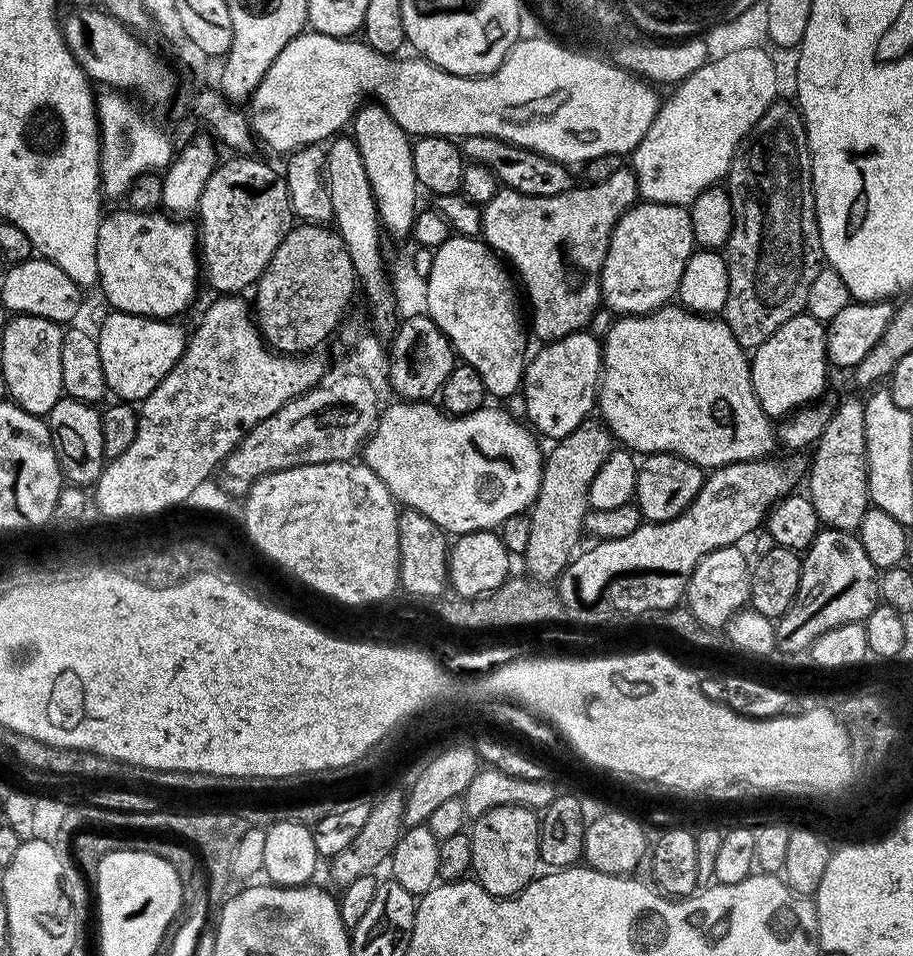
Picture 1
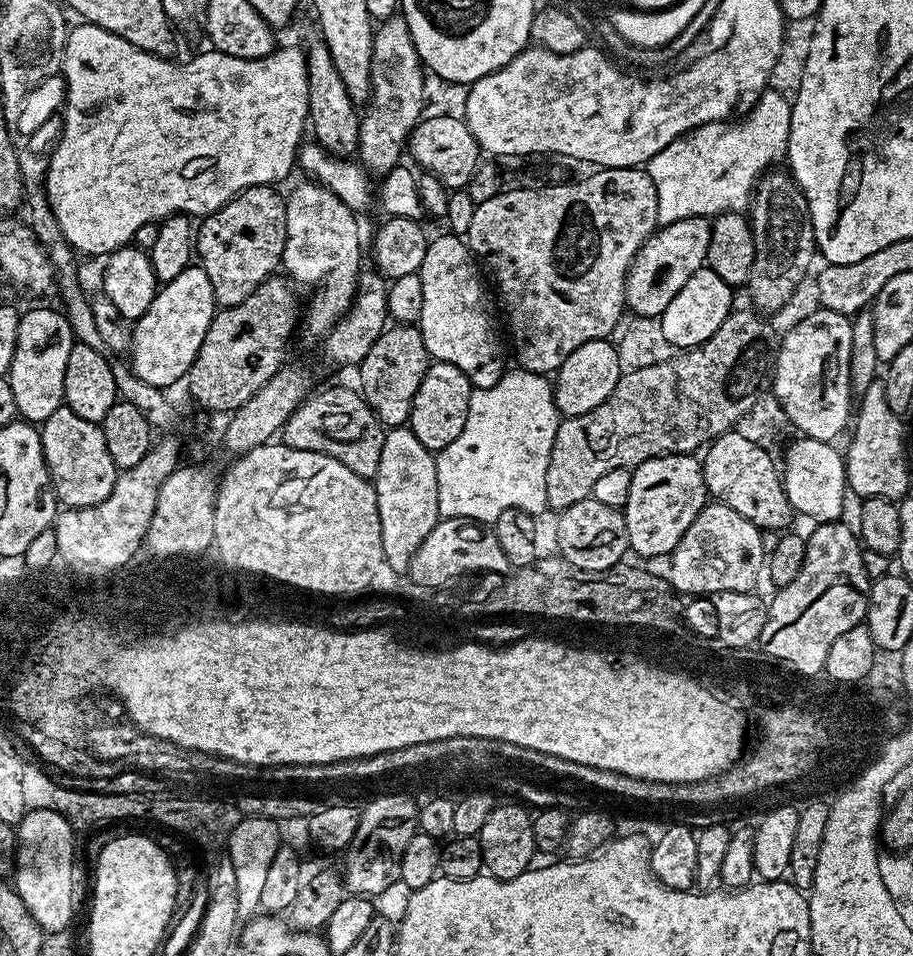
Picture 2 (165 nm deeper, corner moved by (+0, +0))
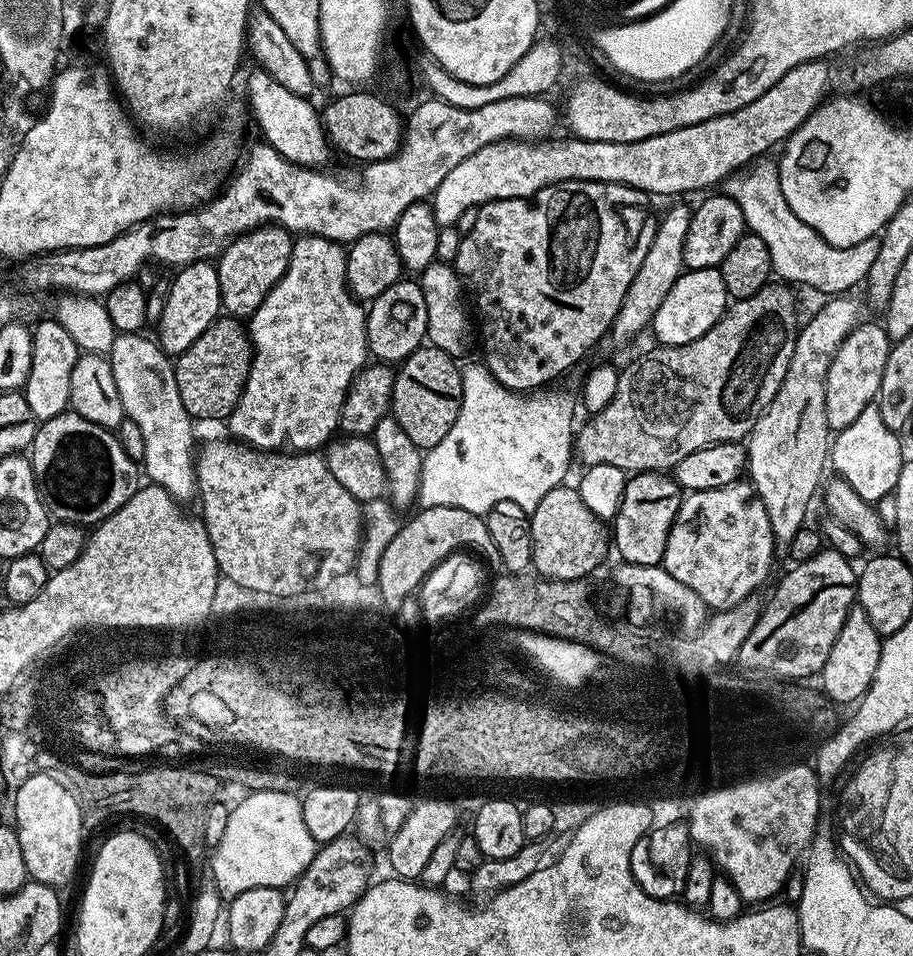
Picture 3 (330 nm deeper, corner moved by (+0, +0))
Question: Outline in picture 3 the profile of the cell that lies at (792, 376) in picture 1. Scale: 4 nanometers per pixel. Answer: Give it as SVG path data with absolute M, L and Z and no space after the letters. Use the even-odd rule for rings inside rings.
M867 320L857 324L840 343L826 374L826 422L829 429L839 430L850 426L850 422L854 422L854 418L858 418L858 414L862 414L862 410L875 401L891 345L892 341L883 325Z

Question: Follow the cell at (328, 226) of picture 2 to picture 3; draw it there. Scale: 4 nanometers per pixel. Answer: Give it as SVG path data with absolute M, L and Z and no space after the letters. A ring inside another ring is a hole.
M307 234L293 239L292 253L290 254L290 262L286 266L286 274L282 274L282 278L272 287L270 294L266 294L266 298L258 305L256 311L252 313L246 324L248 337L252 342L252 365L249 368L249 376L246 378L241 398L236 408L226 419L229 432L227 432L227 435L233 441L247 444L249 448L259 448L262 452L312 454L317 450L323 449L333 439L334 433L340 427L340 407L344 405L348 388L351 386L353 378L356 377L356 373L365 367L370 360L366 308L348 289L348 279L346 278L347 261L348 253L343 243Z

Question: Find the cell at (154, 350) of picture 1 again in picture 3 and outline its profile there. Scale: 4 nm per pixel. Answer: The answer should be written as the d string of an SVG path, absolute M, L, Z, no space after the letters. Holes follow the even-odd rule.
M215 263L190 264L179 269L175 275L176 280L171 281L169 296L166 298L166 306L158 325L158 343L172 358L187 350L222 312Z

